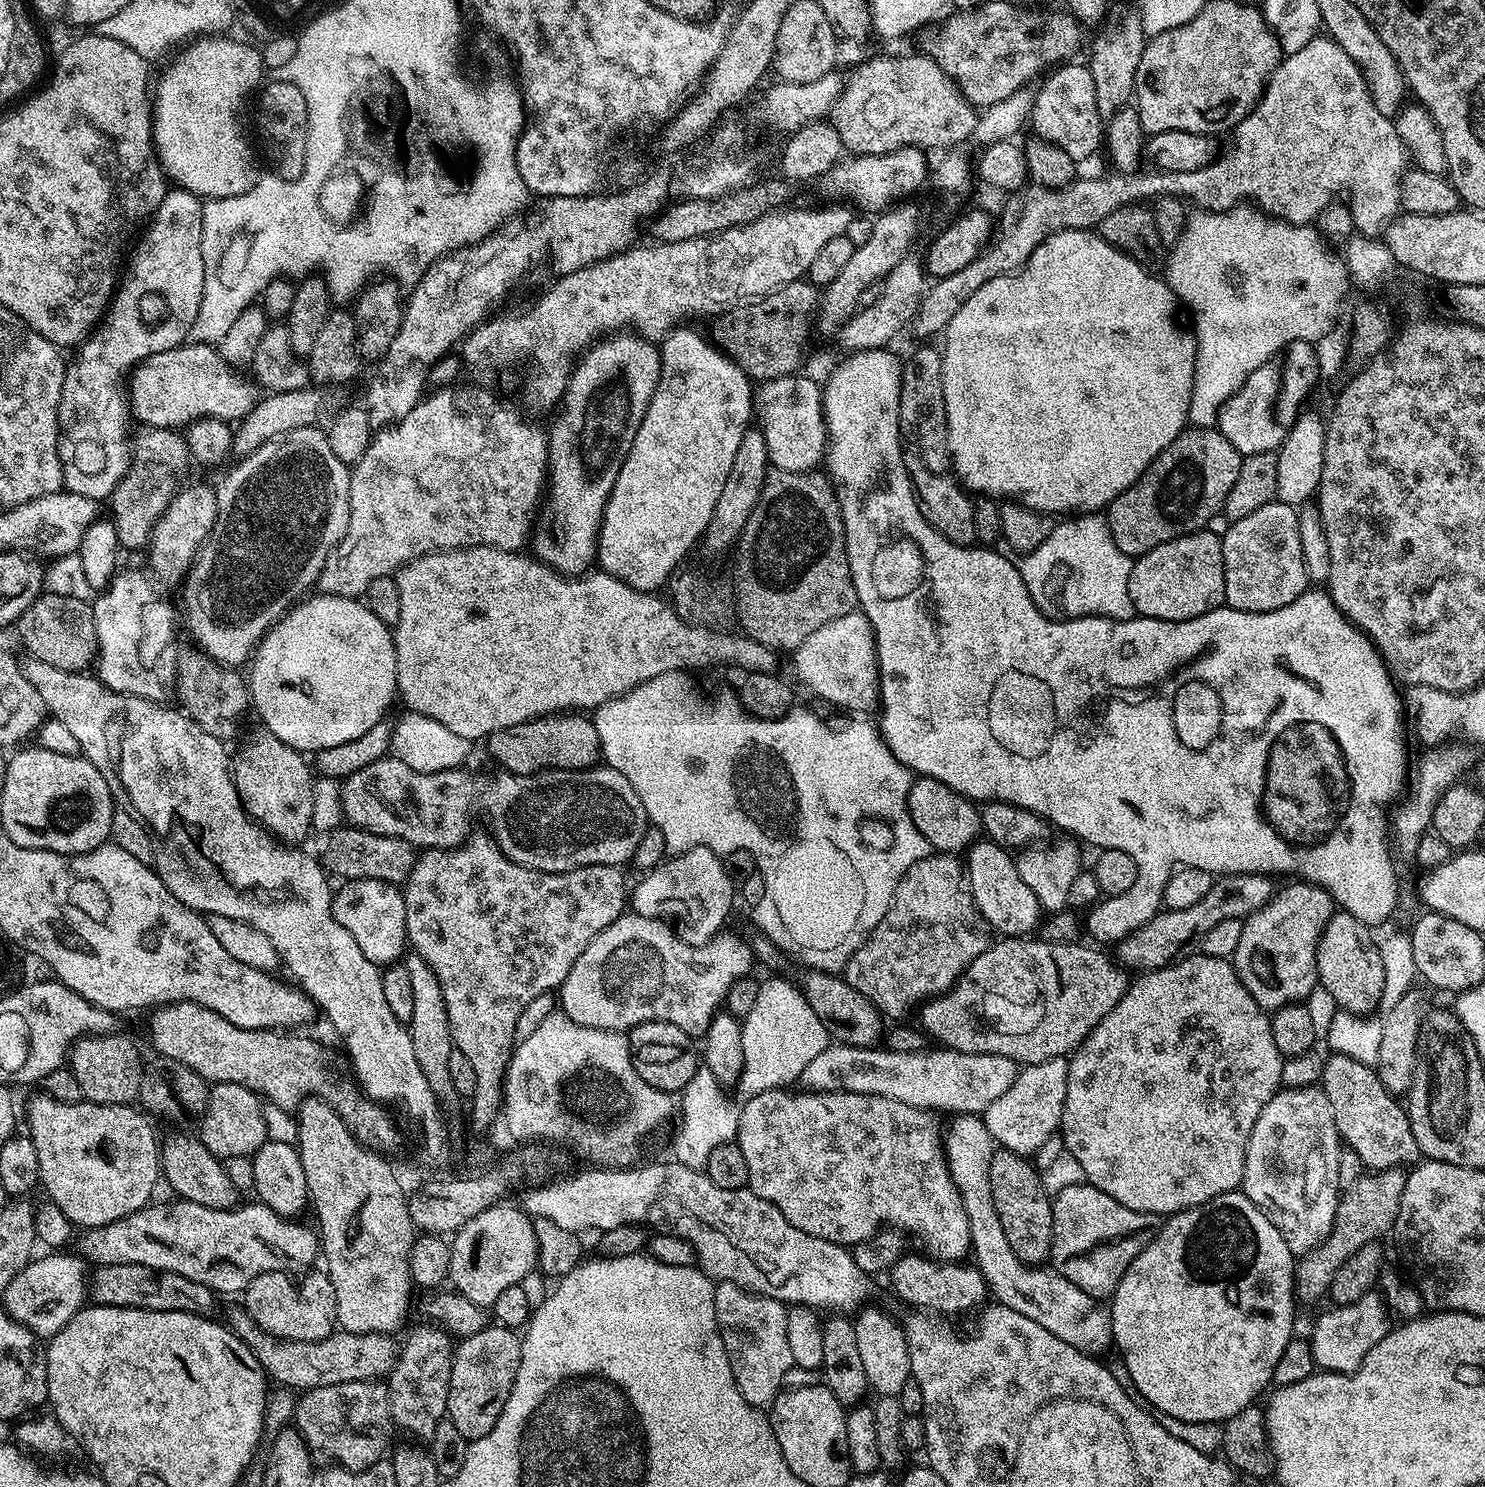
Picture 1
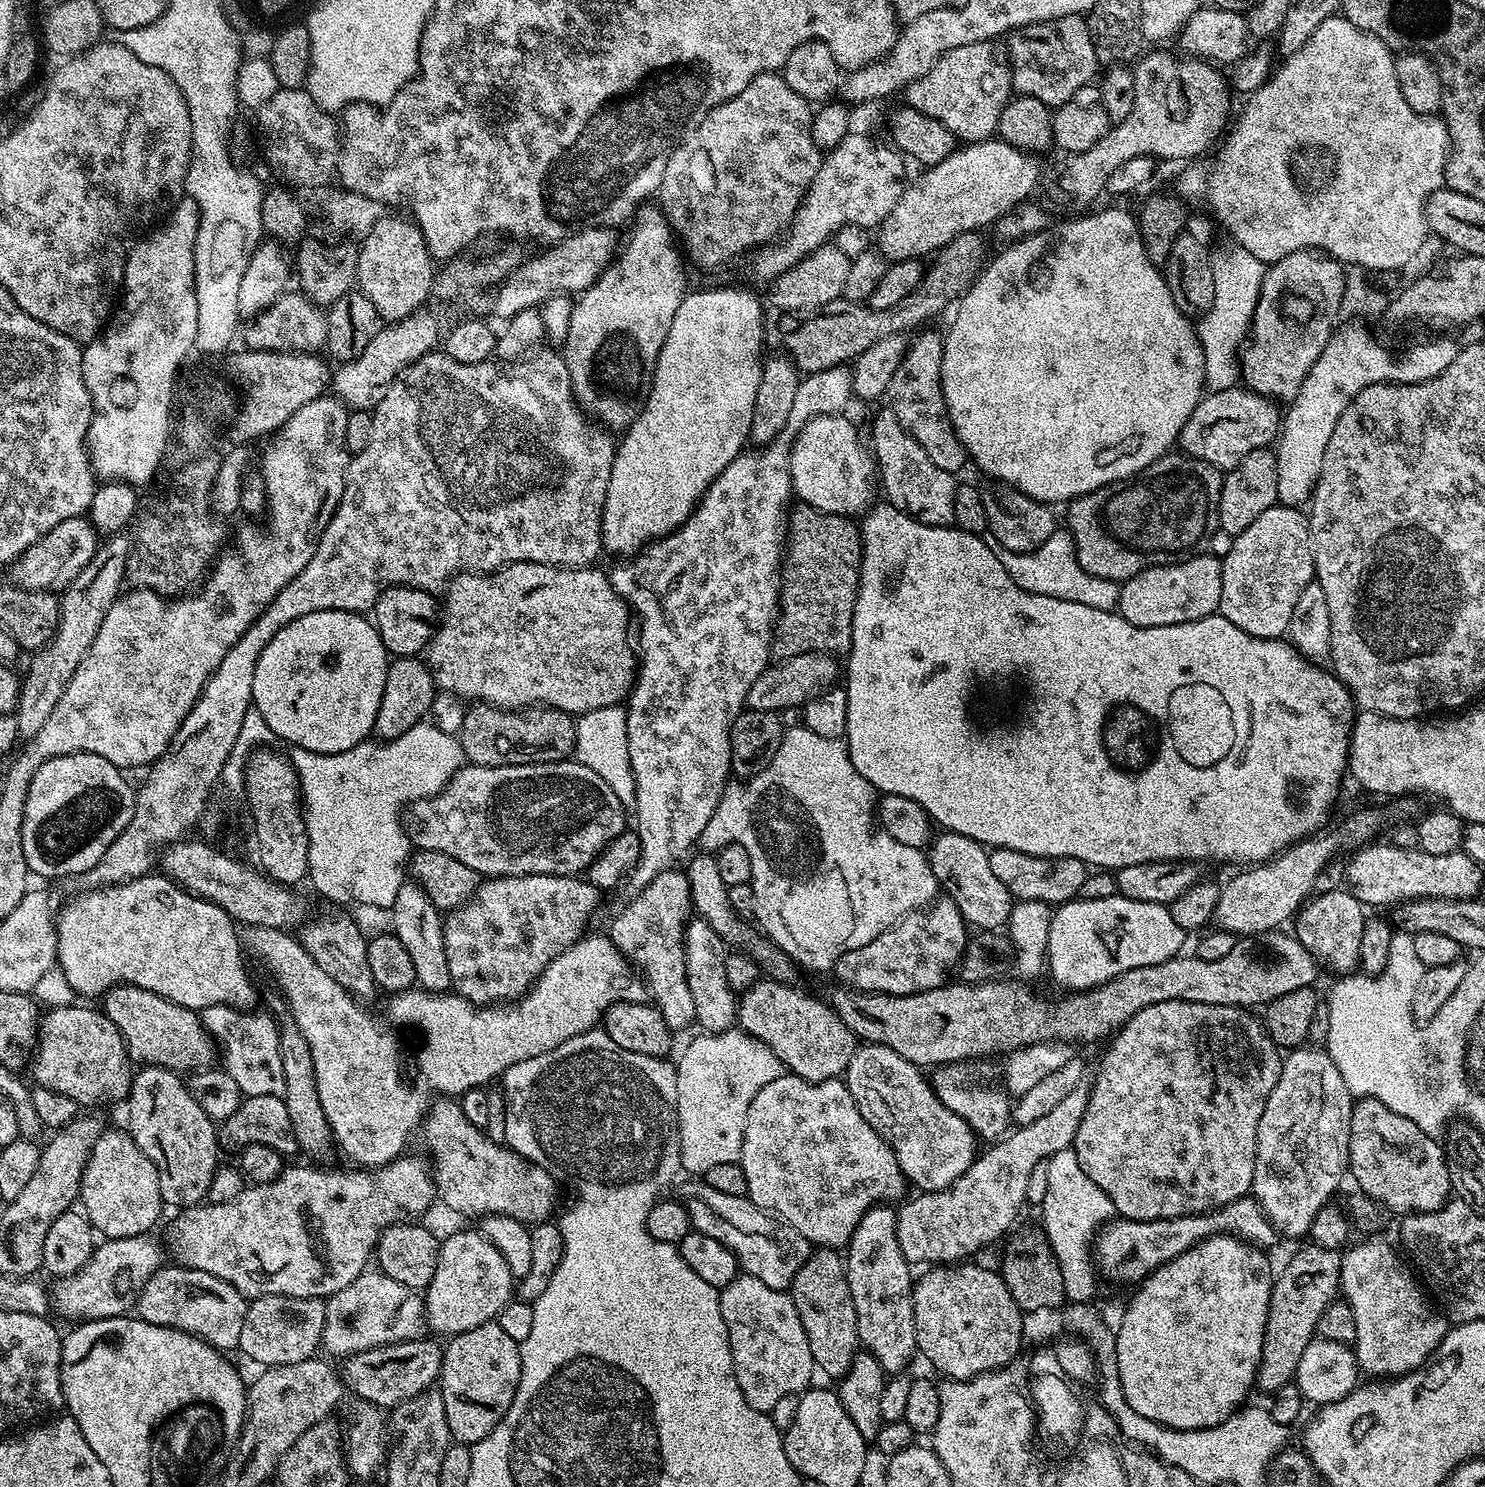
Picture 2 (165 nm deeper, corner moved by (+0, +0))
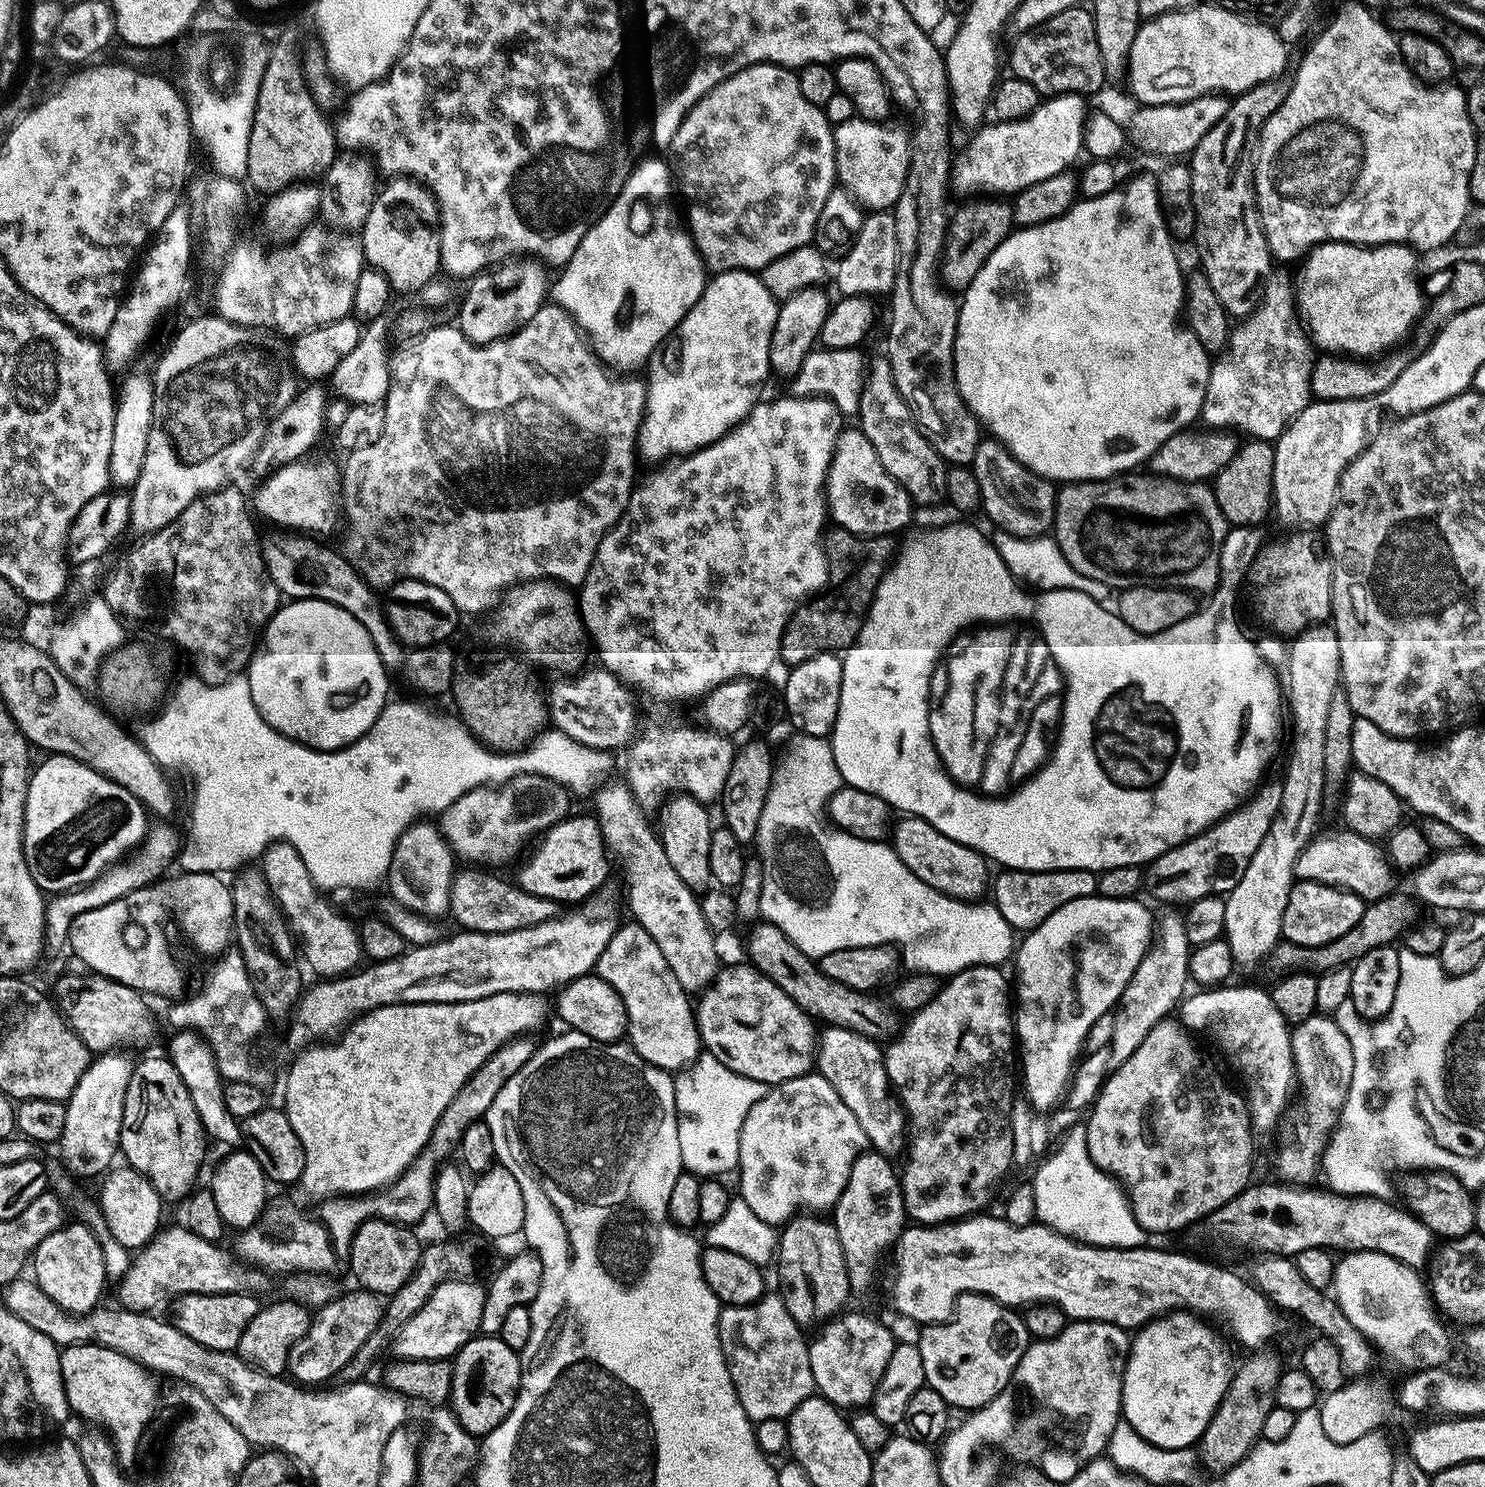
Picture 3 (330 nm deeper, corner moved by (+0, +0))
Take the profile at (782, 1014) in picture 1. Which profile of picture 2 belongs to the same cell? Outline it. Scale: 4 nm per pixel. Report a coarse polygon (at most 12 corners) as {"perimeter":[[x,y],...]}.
{"perimeter":[[743,1030],[676,1064],[686,1173],[737,1163],[746,1110],[784,1063]]}

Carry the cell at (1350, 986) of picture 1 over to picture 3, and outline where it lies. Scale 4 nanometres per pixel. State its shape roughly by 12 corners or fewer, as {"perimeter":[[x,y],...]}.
{"perimeter":[[1296,880],[1283,939],[1311,948],[1334,942],[1362,918],[1355,892]]}

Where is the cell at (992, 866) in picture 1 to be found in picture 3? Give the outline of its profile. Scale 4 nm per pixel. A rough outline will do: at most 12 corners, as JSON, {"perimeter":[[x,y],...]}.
{"perimeter":[[905,815],[890,836],[926,886],[976,902],[989,861]]}

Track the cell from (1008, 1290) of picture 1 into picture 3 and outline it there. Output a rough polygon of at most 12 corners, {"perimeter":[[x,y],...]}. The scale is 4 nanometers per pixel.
{"perimeter":[[828,1026],[816,1070],[889,1158],[906,1144],[875,1039]]}

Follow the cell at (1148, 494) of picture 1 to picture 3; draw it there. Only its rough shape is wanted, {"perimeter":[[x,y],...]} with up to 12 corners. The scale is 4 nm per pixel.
{"perimeter":[[1068,482],[1054,539],[1109,589],[1211,594],[1207,483]]}

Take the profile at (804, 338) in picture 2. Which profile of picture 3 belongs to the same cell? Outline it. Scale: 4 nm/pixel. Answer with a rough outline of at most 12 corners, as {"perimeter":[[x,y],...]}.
{"perimeter":[[1011,203],[953,211],[942,280],[968,288],[1014,230]]}

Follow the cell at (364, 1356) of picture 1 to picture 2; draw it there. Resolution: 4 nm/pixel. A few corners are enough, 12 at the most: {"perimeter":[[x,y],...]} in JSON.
{"perimeter":[[421,1338],[354,1353],[344,1387],[391,1410],[427,1392],[444,1357]]}

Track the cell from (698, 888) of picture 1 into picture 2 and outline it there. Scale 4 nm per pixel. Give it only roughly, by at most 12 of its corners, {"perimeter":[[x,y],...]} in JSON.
{"perimeter":[[660,872],[613,918],[671,1030],[696,1019],[684,977],[687,875]]}

